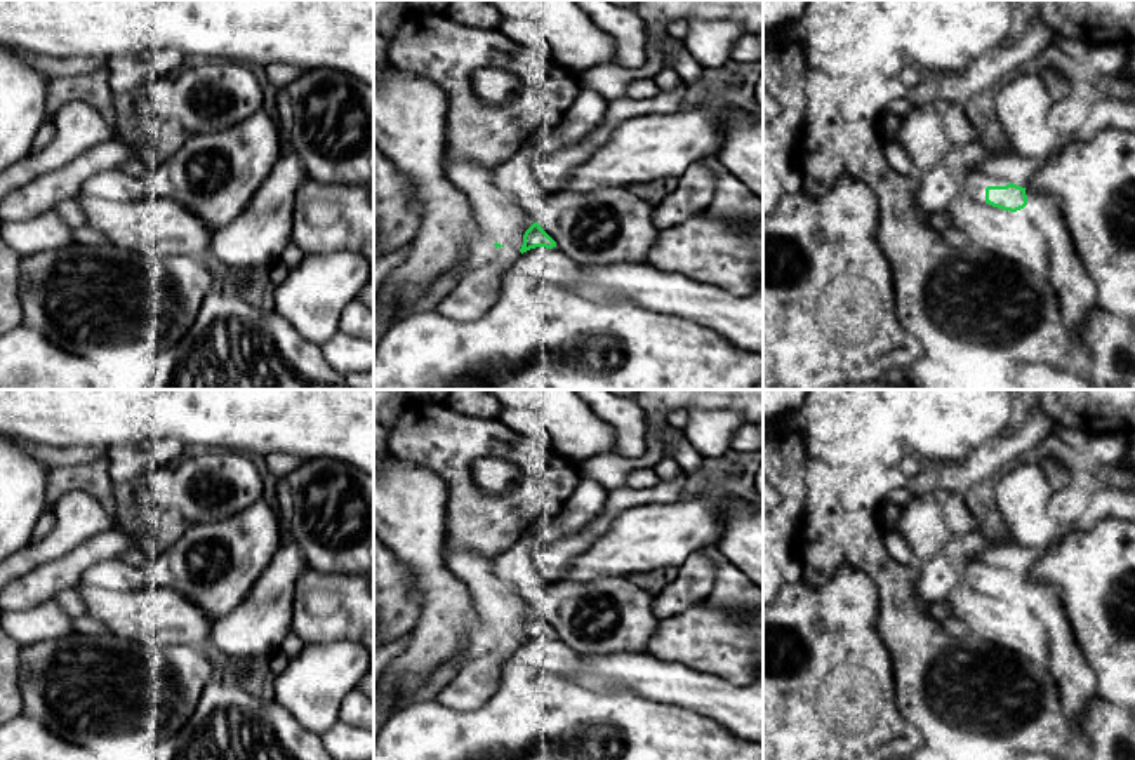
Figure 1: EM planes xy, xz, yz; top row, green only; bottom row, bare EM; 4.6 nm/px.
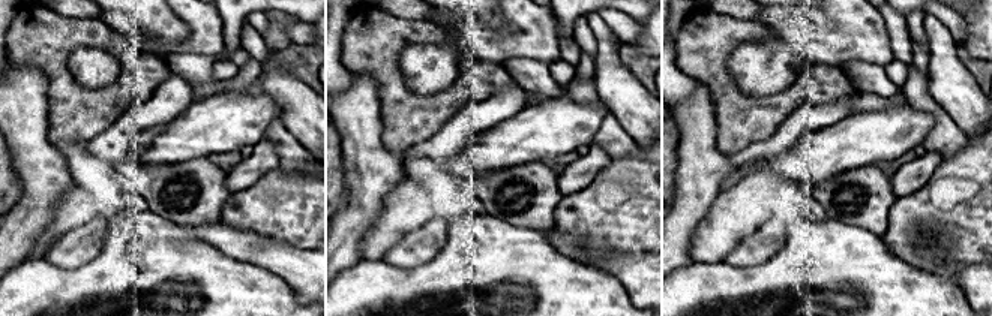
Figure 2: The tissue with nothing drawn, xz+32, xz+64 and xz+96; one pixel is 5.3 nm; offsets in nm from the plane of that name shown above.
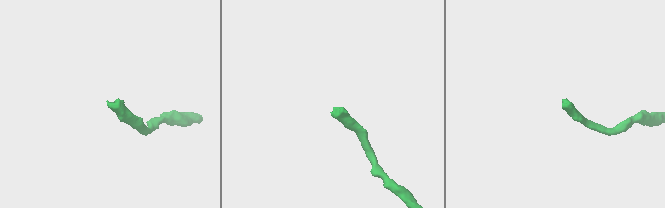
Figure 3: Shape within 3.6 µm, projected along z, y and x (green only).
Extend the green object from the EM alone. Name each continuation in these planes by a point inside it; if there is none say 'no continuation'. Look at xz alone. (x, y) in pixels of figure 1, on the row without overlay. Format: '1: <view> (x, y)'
1: xz (503, 609)

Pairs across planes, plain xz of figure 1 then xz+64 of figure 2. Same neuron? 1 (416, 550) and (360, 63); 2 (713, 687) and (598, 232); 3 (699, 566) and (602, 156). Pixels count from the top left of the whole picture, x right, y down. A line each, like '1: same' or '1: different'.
1: different
2: different
3: same

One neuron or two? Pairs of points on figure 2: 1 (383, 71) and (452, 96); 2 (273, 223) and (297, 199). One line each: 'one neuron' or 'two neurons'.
1: one neuron
2: one neuron

